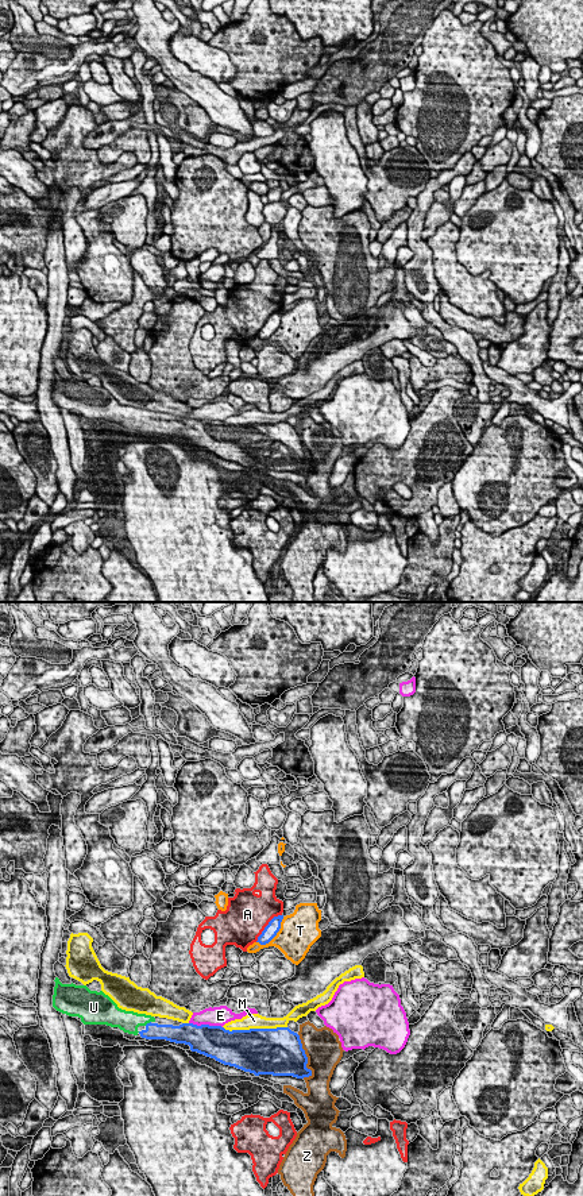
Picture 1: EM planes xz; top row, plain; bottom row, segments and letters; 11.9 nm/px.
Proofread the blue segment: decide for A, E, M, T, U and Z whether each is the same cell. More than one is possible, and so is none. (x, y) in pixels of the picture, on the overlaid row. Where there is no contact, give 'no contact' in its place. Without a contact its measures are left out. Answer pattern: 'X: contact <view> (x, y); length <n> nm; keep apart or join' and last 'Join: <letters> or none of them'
A: contact xz (266, 926); length 460 nm; keep apart
E: contact xz (205, 1025); length 400 nm; keep apart
M: contact xz (255, 1029); length 750 nm; keep apart
T: contact xz (274, 936); length 460 nm; keep apart
U: contact xz (147, 1023); length 100 nm; join
Z: contact xz (305, 1056); length 550 nm; keep apart
Join: U

